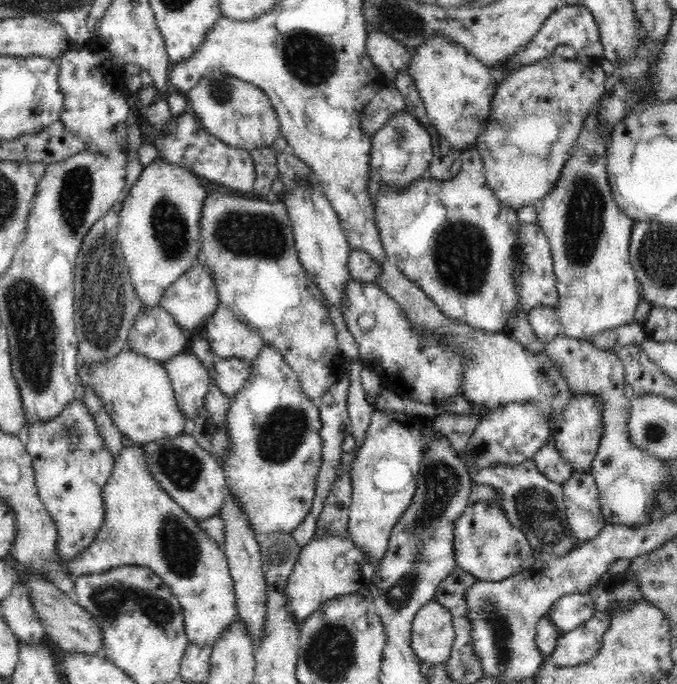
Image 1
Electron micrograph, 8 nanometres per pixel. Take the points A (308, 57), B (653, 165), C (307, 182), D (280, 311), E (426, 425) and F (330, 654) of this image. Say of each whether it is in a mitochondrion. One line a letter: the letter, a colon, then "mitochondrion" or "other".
A: mitochondrion
B: other
C: other
D: other
E: other
F: mitochondrion

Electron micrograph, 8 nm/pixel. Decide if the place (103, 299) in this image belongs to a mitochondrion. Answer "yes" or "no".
yes

